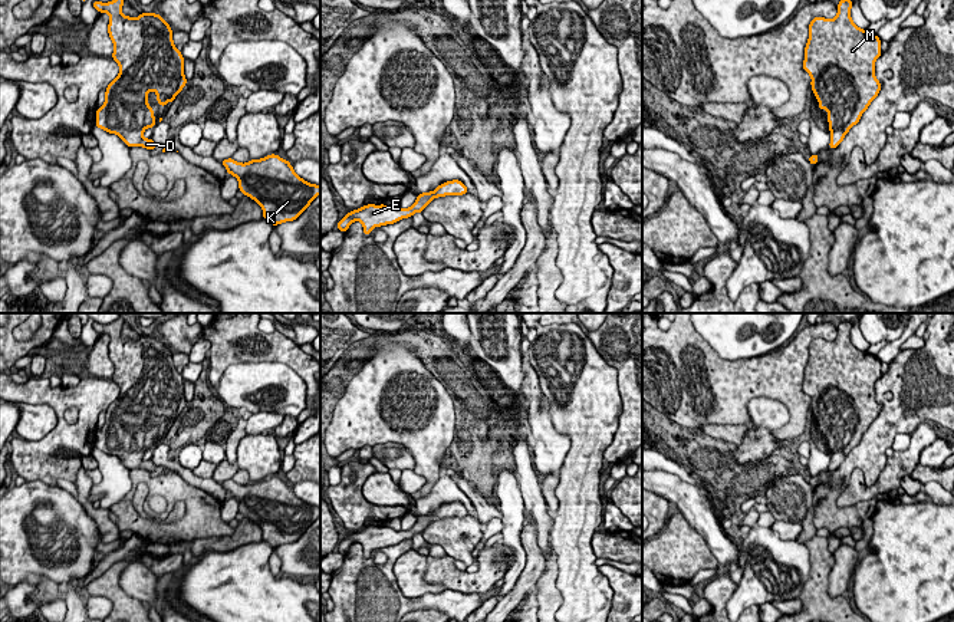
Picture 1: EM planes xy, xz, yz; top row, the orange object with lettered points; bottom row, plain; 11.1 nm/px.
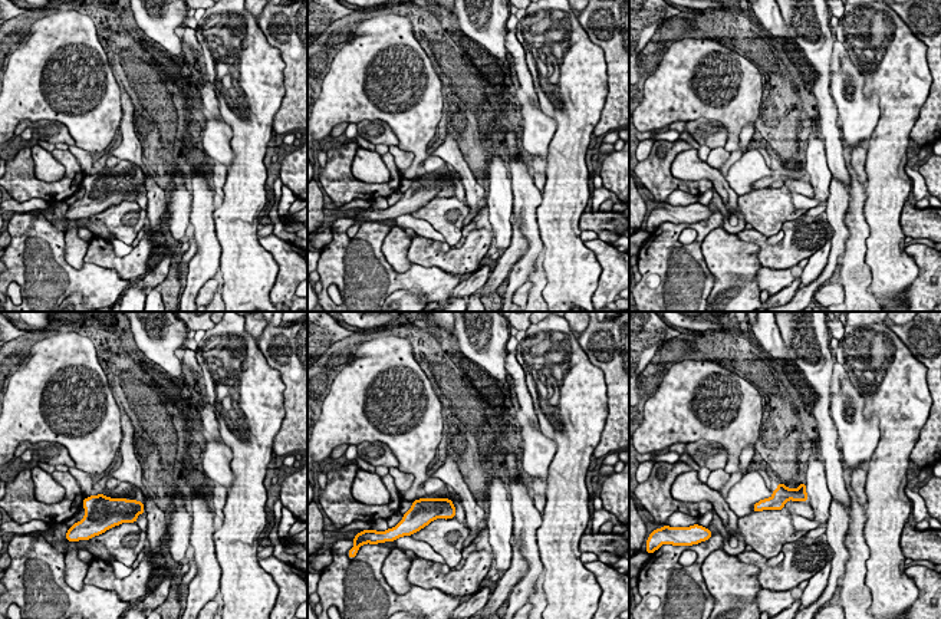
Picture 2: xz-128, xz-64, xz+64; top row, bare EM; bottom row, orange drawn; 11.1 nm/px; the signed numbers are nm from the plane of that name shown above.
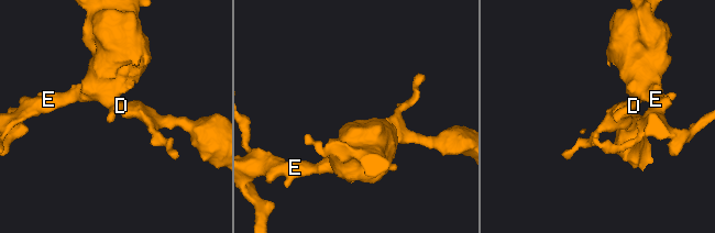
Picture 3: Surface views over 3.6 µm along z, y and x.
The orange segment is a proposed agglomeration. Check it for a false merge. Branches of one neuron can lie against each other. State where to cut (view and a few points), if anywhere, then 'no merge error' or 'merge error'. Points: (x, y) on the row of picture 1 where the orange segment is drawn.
no cut; no merge error

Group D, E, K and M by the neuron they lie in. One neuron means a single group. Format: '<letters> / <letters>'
D E K M

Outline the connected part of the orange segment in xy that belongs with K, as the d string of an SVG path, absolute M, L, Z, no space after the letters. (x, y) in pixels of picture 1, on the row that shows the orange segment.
M270 154L246 164L233 158L220 161L238 180L238 190L260 204L272 226L293 221L320 194L320 185L300 178L287 159Z

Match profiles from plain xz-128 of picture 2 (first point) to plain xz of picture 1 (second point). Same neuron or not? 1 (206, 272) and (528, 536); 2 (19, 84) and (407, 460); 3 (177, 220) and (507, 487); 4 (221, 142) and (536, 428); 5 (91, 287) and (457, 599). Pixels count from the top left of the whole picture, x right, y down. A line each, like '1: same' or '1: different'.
1: different
2: different
3: same
4: same
5: same

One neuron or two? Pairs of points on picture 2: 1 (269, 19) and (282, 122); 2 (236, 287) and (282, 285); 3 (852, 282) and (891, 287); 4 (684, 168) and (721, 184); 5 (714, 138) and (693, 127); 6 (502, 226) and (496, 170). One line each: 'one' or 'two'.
1: one
2: two
3: two
4: one
5: one
6: one

